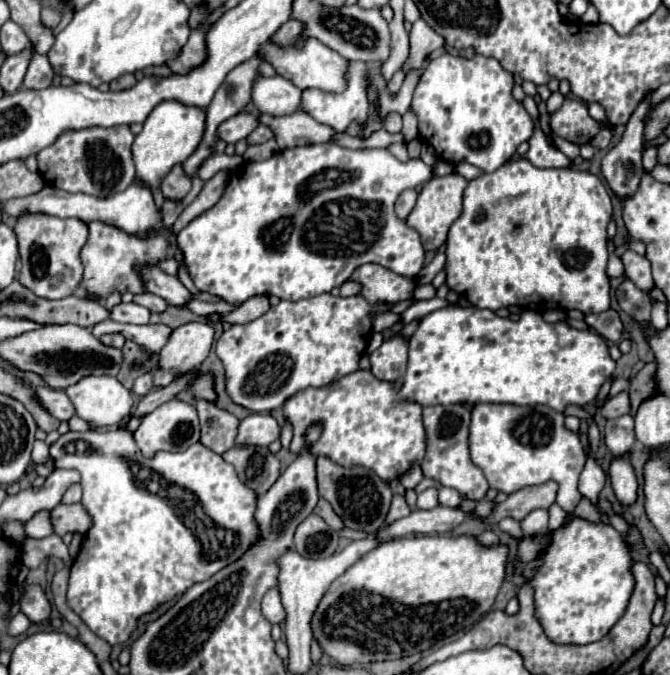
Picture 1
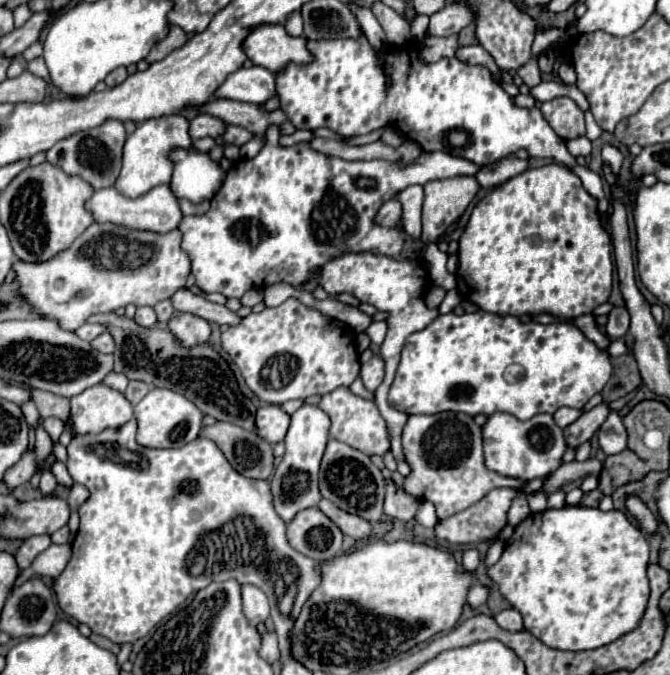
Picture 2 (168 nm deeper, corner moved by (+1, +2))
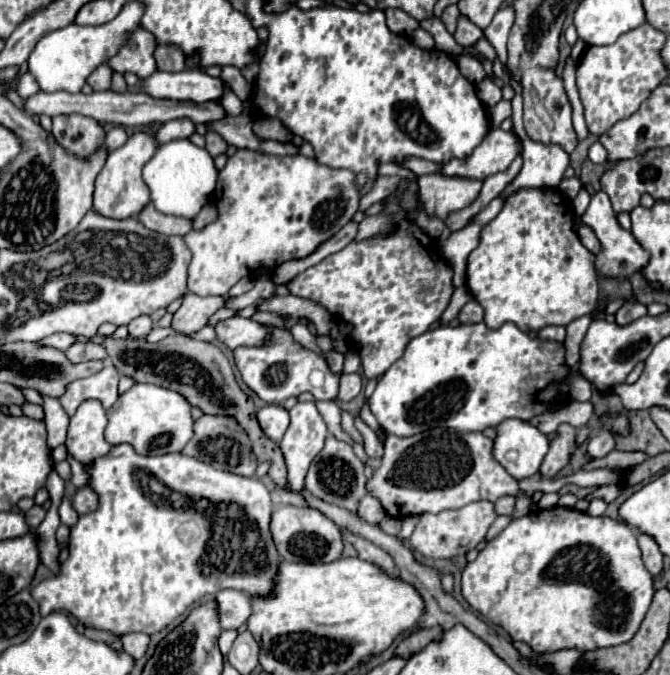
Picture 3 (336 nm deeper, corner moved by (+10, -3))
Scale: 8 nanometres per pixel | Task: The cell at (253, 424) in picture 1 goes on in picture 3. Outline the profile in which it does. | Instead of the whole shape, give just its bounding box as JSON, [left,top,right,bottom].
[257,404,289,442]

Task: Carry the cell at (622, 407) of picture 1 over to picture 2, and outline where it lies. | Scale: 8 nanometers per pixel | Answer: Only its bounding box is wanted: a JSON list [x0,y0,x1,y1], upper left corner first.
[564,403,610,447]

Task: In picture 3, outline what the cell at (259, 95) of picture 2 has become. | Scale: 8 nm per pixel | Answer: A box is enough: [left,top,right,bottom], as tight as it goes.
[139,70,223,102]

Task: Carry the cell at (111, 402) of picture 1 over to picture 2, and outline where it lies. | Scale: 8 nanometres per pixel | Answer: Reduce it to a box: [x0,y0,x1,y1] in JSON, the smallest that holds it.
[70,383,134,433]

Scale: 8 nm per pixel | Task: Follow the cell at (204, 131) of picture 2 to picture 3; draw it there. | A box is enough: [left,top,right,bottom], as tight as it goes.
[155,118,195,144]

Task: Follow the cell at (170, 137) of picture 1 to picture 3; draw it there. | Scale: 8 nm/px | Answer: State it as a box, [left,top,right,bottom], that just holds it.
[93,132,157,218]

